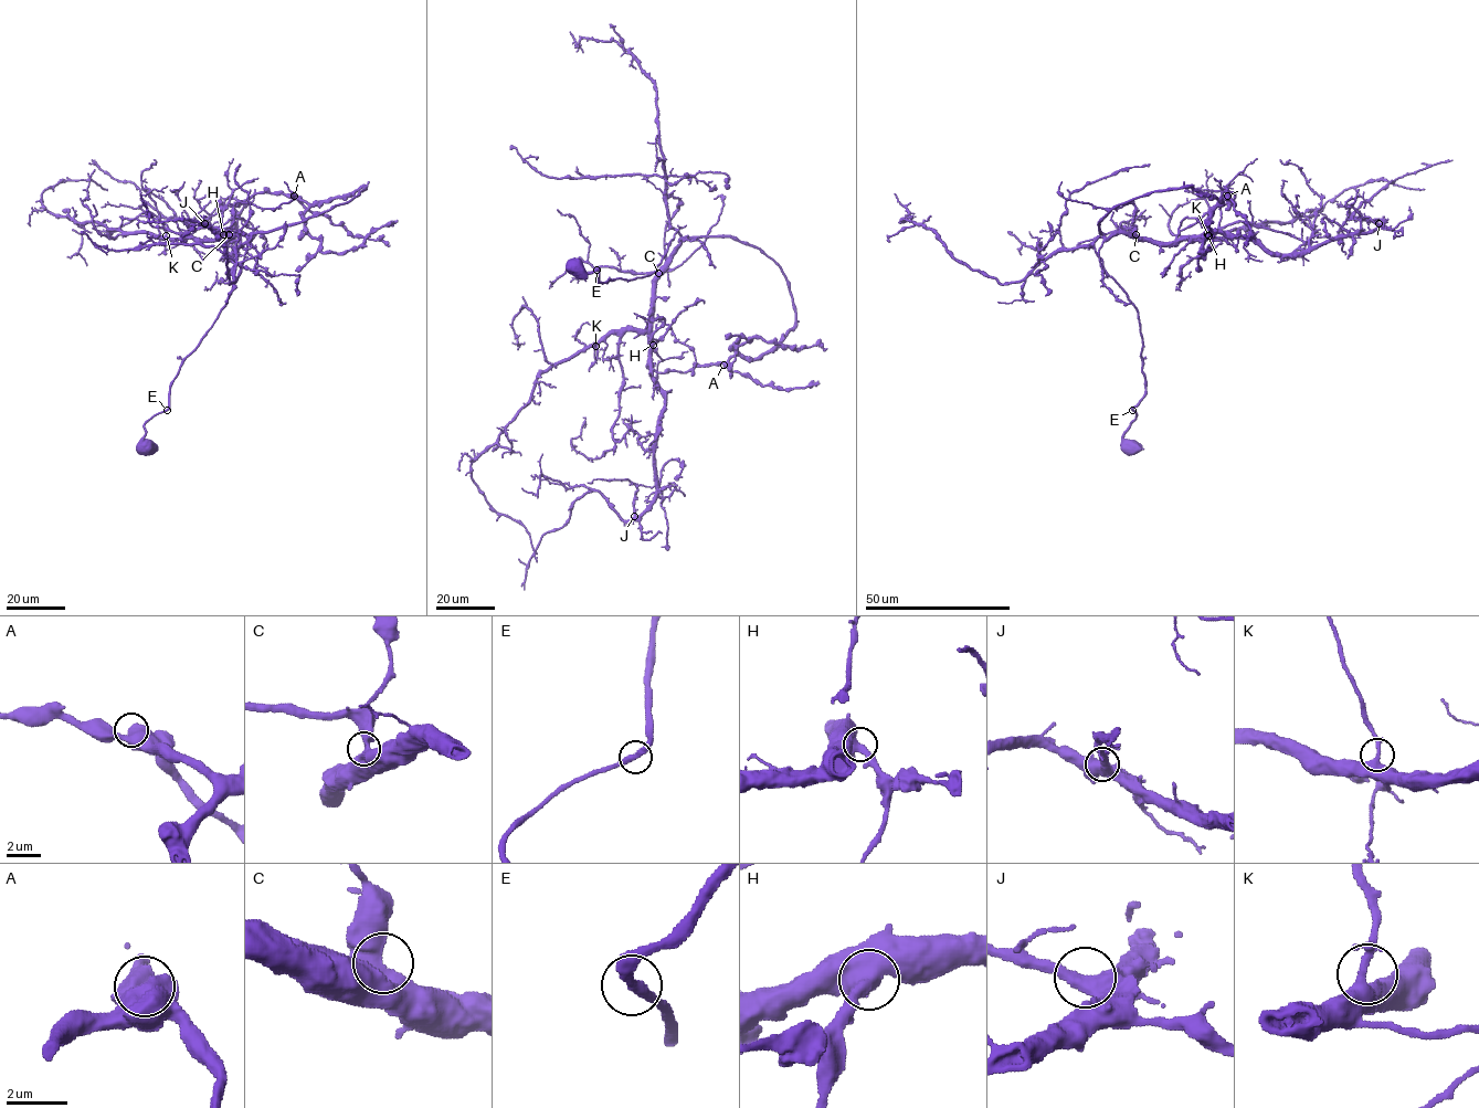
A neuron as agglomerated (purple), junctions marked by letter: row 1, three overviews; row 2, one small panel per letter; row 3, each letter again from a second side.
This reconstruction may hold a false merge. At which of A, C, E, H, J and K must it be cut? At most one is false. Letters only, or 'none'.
none

